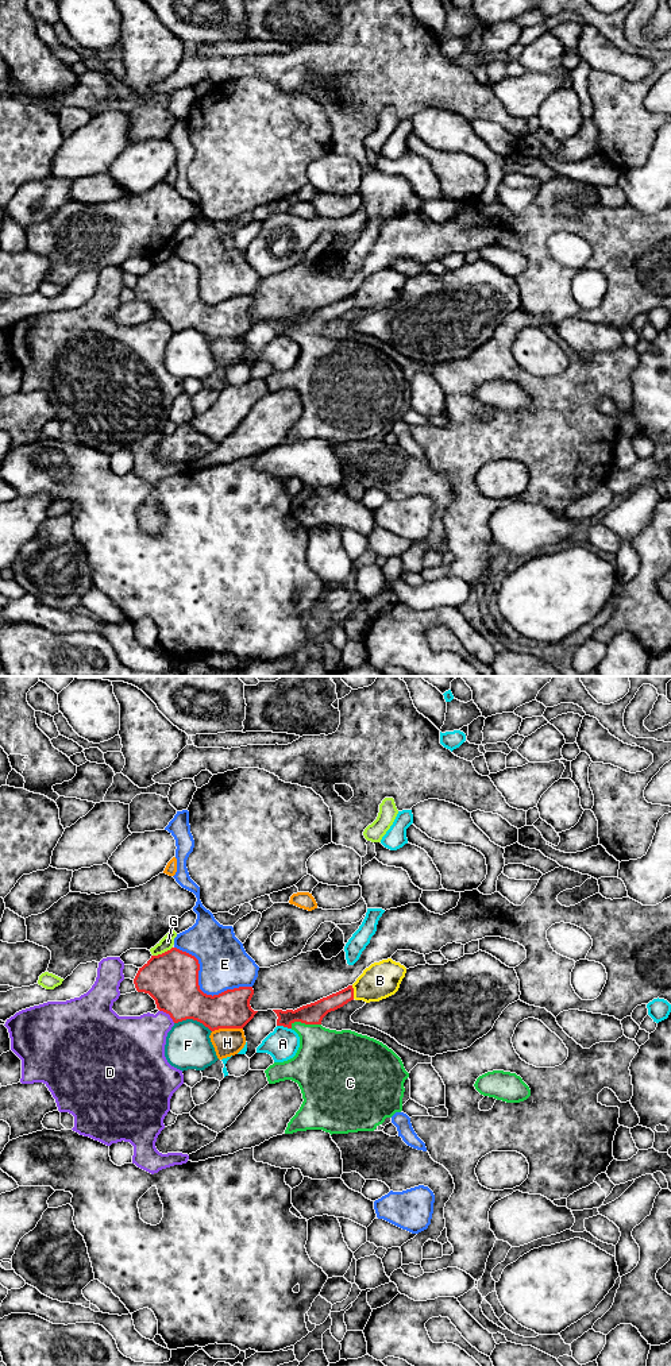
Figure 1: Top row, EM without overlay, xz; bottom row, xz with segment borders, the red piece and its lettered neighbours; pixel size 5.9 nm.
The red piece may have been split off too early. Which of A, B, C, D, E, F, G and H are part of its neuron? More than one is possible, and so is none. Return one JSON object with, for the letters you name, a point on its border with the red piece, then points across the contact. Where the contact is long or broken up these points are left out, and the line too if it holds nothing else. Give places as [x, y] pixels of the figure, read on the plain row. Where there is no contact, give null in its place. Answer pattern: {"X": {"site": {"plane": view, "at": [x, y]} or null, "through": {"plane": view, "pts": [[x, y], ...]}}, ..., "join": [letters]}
{"C": {"site": {"plane": "xz", "at": [304, 331]}, "through": {"plane": "xz", "pts": [[311, 323], [304, 331], [326, 366]]}}, "join": ["C"]}

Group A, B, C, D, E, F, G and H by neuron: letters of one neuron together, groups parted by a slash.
A / B / C / D / E / F / G / H

